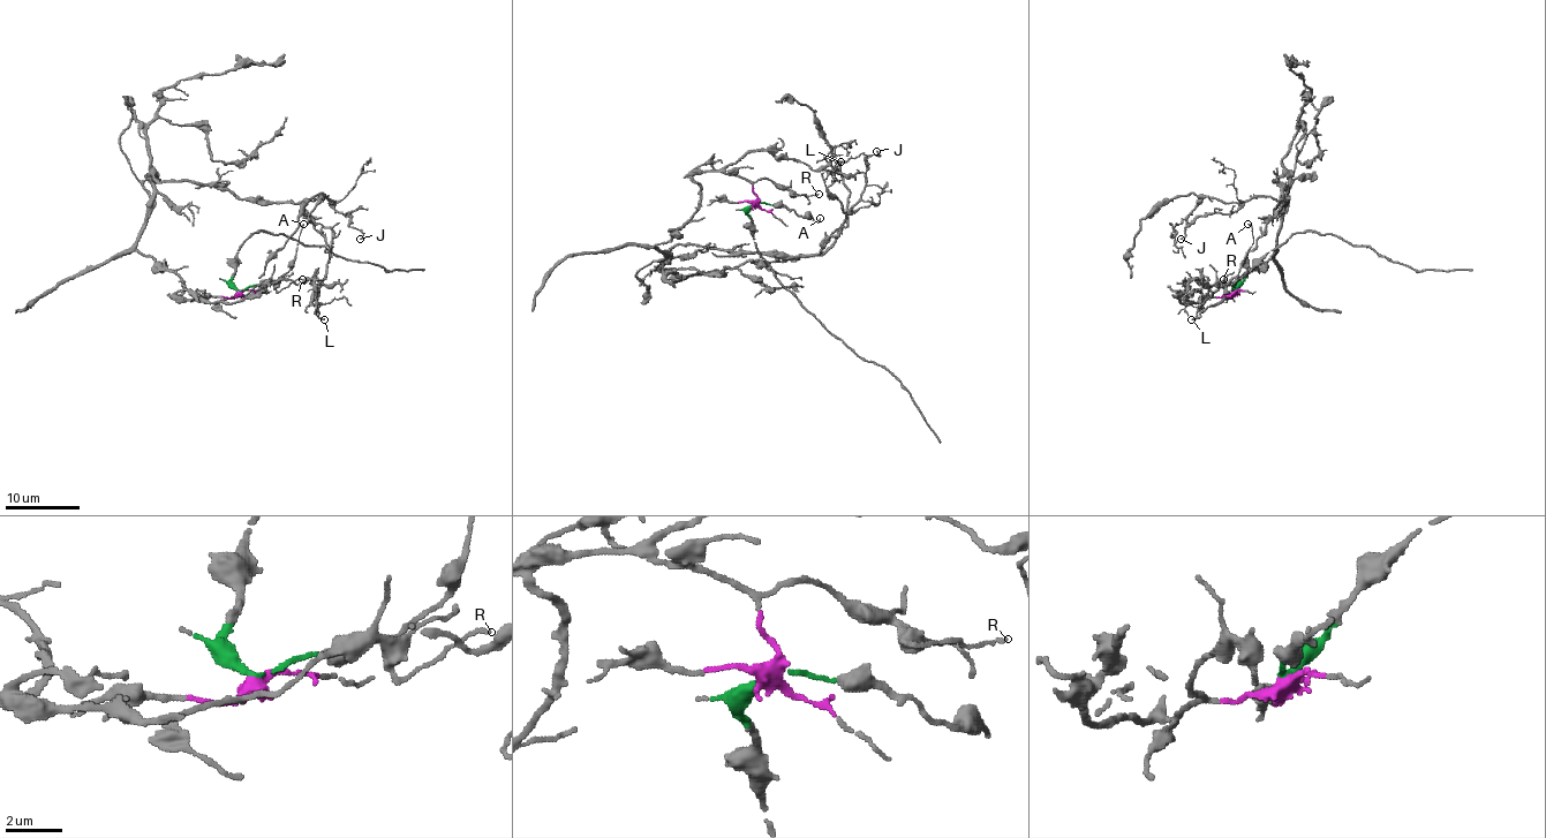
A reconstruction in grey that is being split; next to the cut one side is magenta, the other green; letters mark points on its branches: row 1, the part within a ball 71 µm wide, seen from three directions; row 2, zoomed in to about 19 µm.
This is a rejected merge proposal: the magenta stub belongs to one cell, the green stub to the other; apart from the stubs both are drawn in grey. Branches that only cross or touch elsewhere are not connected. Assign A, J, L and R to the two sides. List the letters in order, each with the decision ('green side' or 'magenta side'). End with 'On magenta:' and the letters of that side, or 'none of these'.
A: green side
J: magenta side
L: magenta side
R: magenta side
On magenta: J, L, R

